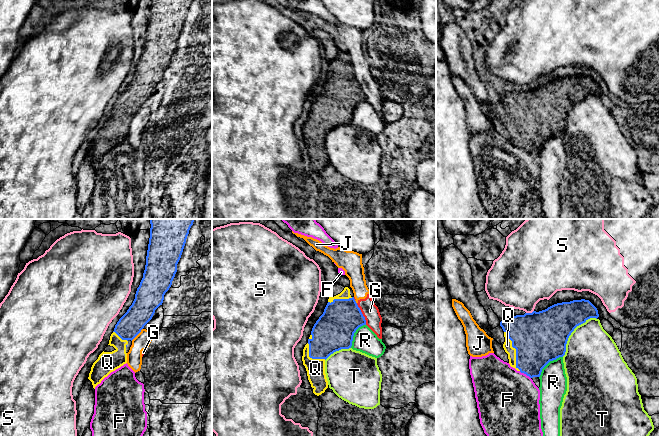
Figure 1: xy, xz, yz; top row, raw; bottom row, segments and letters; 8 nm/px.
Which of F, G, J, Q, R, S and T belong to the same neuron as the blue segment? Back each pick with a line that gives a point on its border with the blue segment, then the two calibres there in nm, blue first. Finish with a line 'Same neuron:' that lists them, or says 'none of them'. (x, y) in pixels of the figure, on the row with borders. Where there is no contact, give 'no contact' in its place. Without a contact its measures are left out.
Q: contact yz (516, 350); calibres 420 and 70 nm
Same neuron: Q

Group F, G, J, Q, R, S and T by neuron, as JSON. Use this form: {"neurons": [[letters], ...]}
{"neurons": [["F"], ["G", "J"], ["Q"], ["R"], ["S"], ["T"]]}

